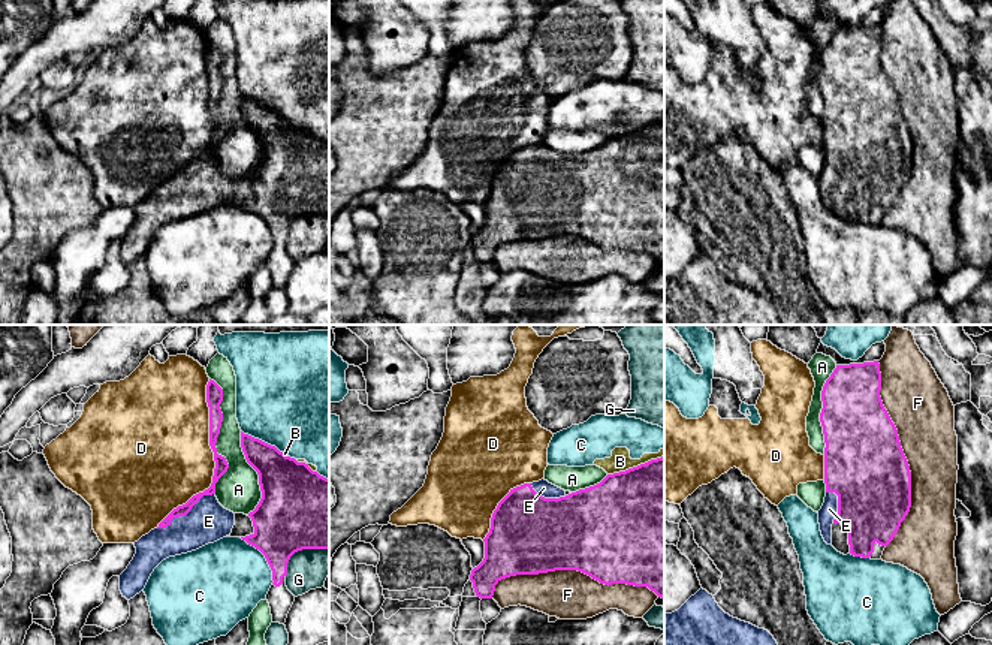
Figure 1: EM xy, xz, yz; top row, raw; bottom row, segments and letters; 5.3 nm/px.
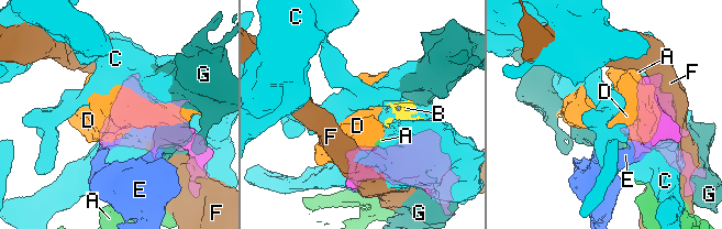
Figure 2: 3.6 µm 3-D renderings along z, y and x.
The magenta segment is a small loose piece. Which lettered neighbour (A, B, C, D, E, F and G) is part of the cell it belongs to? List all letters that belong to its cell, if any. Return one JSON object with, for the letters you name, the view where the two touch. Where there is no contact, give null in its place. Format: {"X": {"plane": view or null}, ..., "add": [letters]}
{"E": {"plane": "xy"}, "add": ["E"]}

